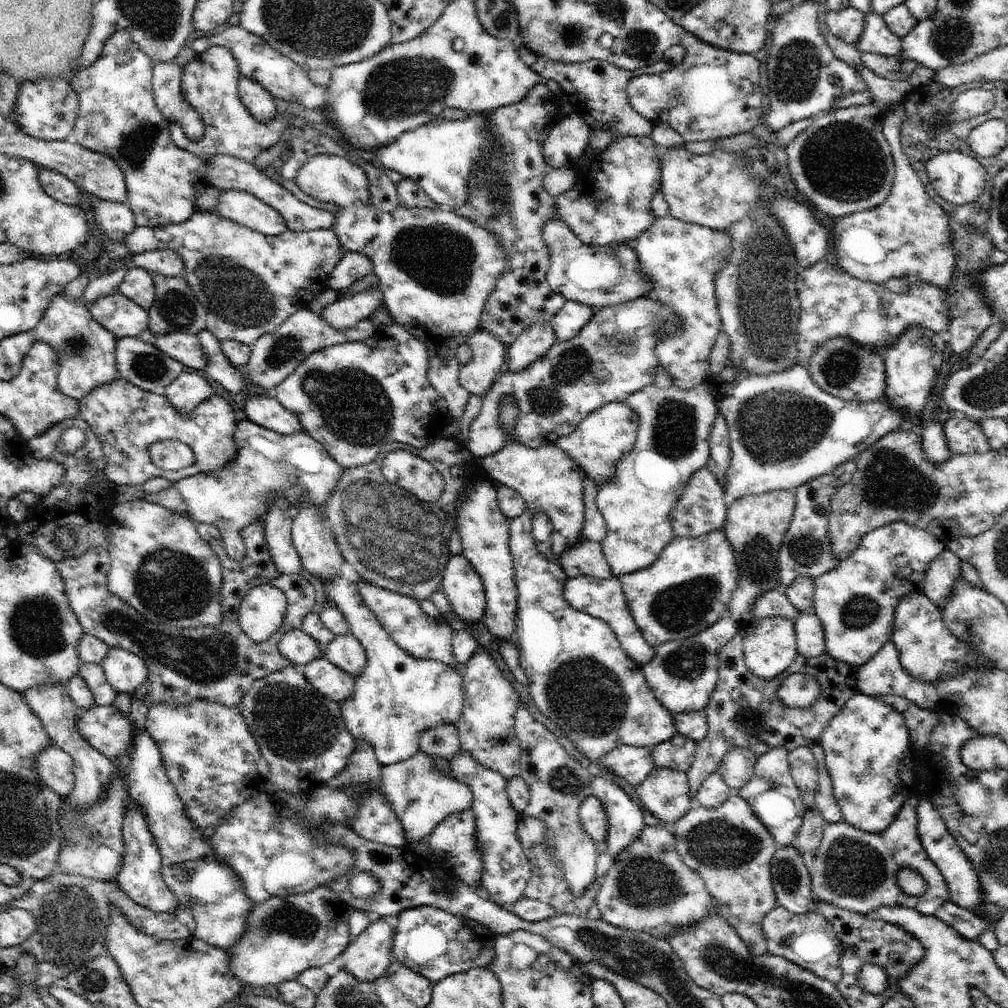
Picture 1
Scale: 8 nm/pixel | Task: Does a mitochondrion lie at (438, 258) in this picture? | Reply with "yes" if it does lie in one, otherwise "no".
yes

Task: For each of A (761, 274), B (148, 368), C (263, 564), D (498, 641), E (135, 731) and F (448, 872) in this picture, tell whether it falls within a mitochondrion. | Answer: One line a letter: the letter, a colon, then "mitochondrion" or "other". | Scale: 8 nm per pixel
A: mitochondrion
B: mitochondrion
C: other
D: other
E: other
F: other

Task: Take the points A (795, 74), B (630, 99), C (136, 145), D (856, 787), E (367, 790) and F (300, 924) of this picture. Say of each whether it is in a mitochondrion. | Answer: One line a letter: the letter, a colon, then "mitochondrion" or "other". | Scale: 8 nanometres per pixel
A: mitochondrion
B: other
C: mitochondrion
D: other
E: other
F: mitochondrion

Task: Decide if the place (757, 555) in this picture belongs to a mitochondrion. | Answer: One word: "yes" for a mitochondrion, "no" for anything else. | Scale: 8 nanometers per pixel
yes

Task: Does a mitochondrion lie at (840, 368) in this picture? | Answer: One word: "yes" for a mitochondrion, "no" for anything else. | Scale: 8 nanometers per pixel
yes

